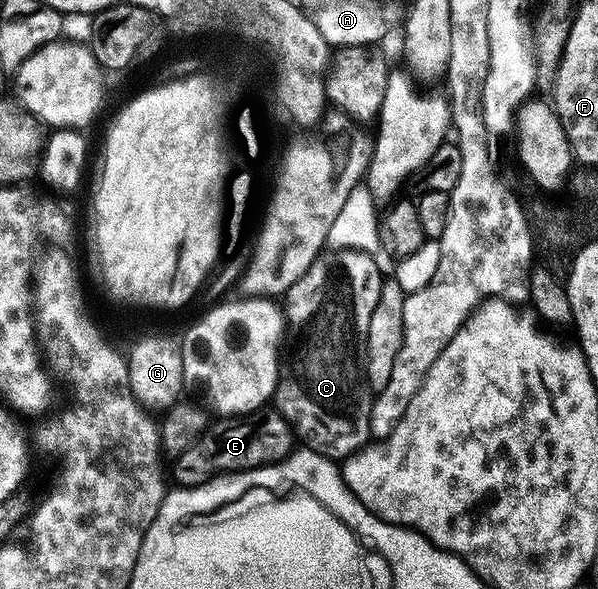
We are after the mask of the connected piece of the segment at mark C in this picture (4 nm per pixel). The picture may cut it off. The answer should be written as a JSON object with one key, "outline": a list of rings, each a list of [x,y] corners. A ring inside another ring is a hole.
{"outline":[[[325,249],[321,251],[314,264],[314,276],[316,275],[316,283],[305,282],[303,284],[304,291],[308,294],[308,299],[312,303],[316,303],[320,299],[320,307],[316,307],[312,311],[312,320],[309,323],[292,323],[289,322],[284,328],[284,338],[282,340],[282,354],[280,356],[280,376],[276,378],[276,394],[274,396],[275,410],[279,411],[283,419],[290,424],[293,429],[295,438],[300,439],[305,448],[318,452],[319,455],[325,455],[333,461],[343,461],[348,456],[359,451],[365,446],[370,439],[370,409],[372,408],[372,400],[374,392],[368,385],[368,378],[364,376],[364,358],[366,357],[366,341],[368,340],[368,330],[370,329],[370,317],[374,314],[374,307],[378,305],[380,300],[380,285],[382,282],[382,274],[376,268],[375,258],[371,254],[367,254],[360,250],[331,250]]]}

